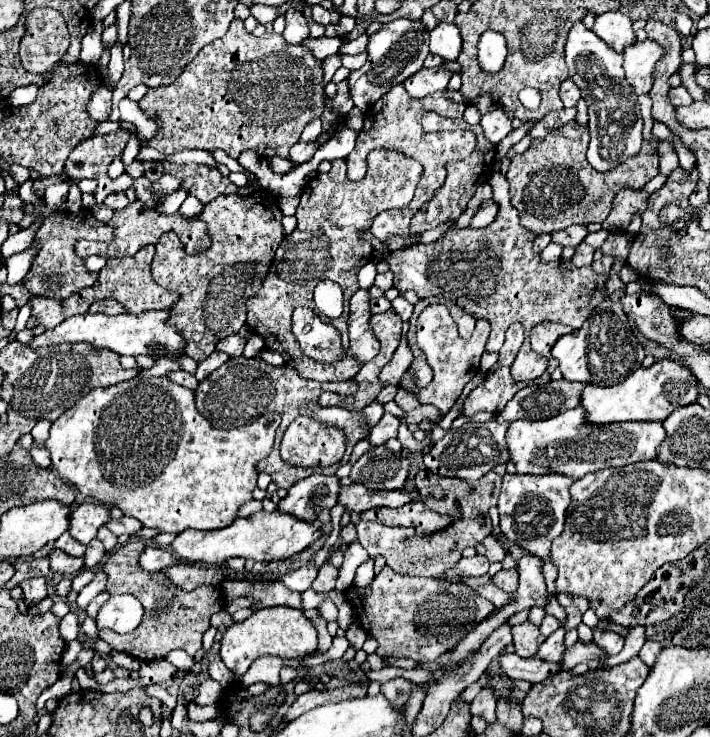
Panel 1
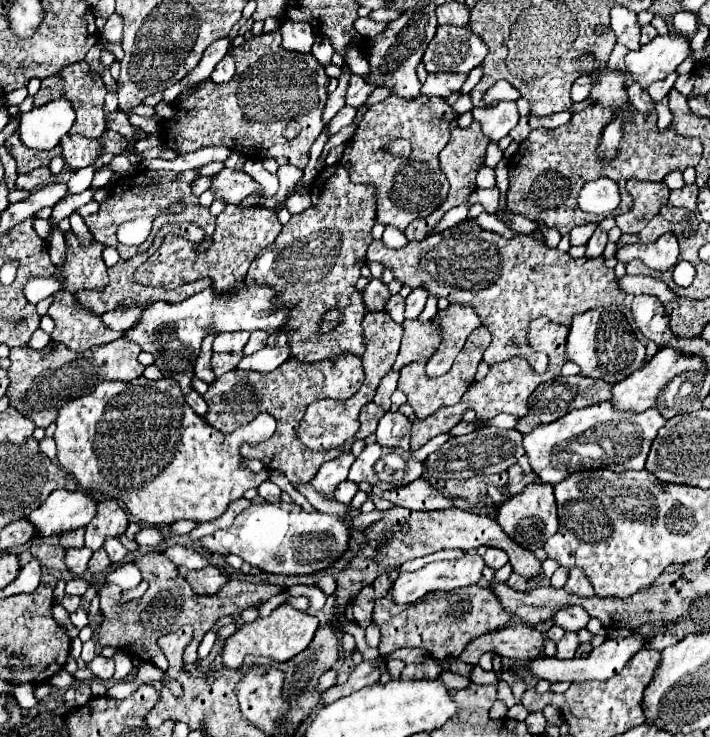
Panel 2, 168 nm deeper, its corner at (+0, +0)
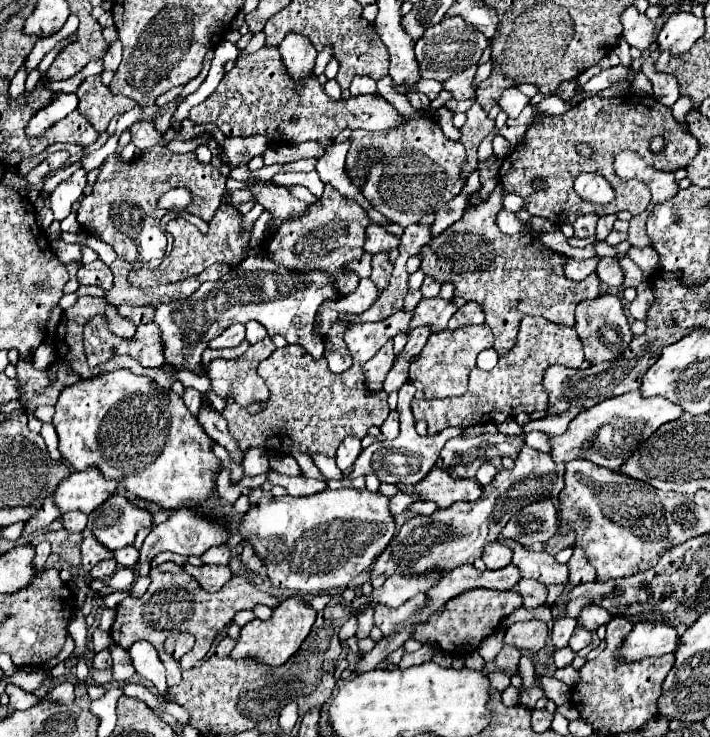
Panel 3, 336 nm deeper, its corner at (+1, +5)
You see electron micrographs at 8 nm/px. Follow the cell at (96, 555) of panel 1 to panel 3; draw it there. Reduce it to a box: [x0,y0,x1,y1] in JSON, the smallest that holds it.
[89,558,117,580]

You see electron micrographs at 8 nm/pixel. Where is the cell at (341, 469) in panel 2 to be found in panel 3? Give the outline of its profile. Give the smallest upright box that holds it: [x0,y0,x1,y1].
[335,438,361,470]

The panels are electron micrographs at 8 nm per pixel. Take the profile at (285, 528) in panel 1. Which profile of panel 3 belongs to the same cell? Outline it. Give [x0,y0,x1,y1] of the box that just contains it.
[239,488,395,594]

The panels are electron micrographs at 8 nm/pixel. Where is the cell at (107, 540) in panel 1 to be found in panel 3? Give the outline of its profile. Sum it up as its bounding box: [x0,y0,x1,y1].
[115,546,139,568]

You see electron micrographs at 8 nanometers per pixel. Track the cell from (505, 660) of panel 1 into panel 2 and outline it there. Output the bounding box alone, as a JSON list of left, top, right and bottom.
[530,633,646,683]

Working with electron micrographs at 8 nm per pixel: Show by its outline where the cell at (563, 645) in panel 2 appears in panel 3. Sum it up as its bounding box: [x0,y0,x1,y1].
[569,626,591,652]

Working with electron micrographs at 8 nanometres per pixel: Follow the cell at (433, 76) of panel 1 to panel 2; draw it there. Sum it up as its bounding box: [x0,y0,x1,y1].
[422,73,468,97]

